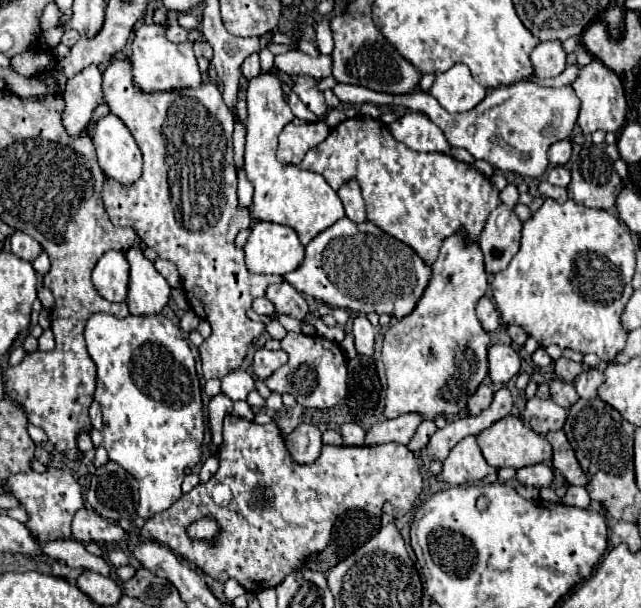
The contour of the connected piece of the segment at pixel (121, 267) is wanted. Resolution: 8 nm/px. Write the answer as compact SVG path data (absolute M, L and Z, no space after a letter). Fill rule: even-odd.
M107 251L93 269L93 285L107 301L125 301L129 285L129 265L121 251Z

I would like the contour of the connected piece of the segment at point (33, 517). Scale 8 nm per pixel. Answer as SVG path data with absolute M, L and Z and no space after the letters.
M49 467L47 473L17 473L9 477L9 485L5 487L13 497L21 501L21 505L29 513L27 529L41 537L43 541L55 541L55 539L69 539L71 537L71 521L73 515L83 507L81 487L73 479L73 475L65 469Z

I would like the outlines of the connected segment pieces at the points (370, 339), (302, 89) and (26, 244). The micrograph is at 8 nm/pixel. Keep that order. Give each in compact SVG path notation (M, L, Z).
M367 315L353 317L353 337L355 337L357 353L371 357L373 349L375 349L375 331L373 331L373 325L369 323Z
M291 75L293 79L293 87L291 91L317 115L323 117L327 113L327 105L323 99L323 93L317 87L317 79L309 77L309 75Z
M15 231L11 237L11 253L15 253L23 261L33 261L35 257L39 257L41 245L33 237L29 237L27 233Z

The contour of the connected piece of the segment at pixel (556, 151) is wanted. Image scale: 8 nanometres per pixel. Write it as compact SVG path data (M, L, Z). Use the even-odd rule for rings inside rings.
M557 141L549 147L547 151L547 157L549 157L549 163L551 165L565 165L571 157L571 141Z

